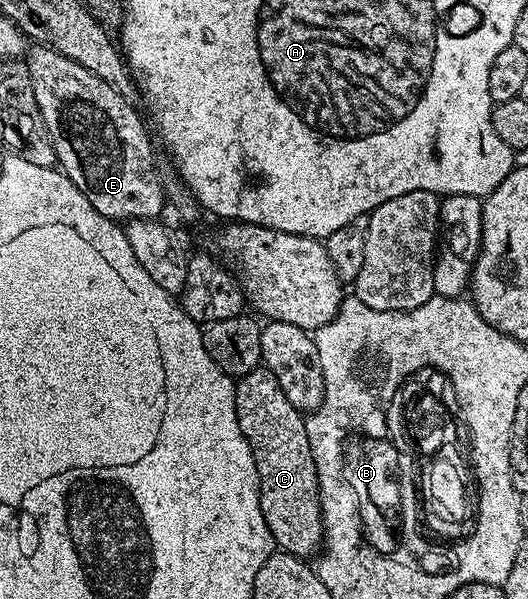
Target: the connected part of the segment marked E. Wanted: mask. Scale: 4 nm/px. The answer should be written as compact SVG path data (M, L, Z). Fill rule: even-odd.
M35 46L32 49L32 52L30 49L26 53L25 63L29 70L29 78L33 82L33 94L37 98L37 106L41 110L41 118L45 118L45 126L53 138L58 167L71 179L73 186L77 186L77 190L81 190L81 194L85 194L85 198L89 198L93 210L97 210L97 214L101 214L105 218L116 222L126 222L128 220L154 220L162 217L164 215L162 213L163 208L165 209L163 180L161 176L155 173L155 162L151 158L151 142L147 138L147 130L143 126L138 112L131 106L132 101L128 97L121 95L113 86L109 86L109 82L97 78L97 74L93 74L93 70L85 70L85 66L73 62L73 58L65 58L65 54L61 54L52 48Z

